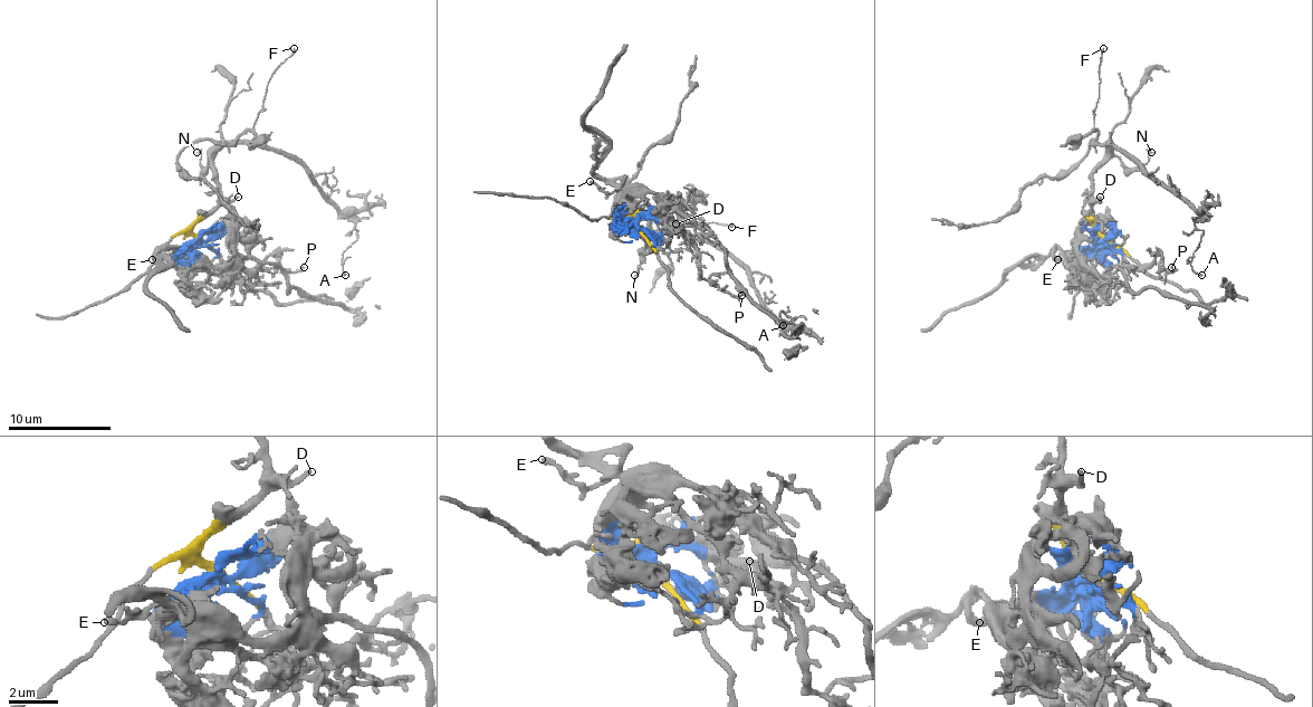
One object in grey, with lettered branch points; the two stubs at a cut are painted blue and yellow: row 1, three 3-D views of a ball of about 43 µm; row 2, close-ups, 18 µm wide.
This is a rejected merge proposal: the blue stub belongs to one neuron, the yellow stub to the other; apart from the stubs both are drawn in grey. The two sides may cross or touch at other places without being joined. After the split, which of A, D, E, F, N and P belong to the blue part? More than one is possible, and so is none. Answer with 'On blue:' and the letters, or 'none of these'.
On blue: E, P

